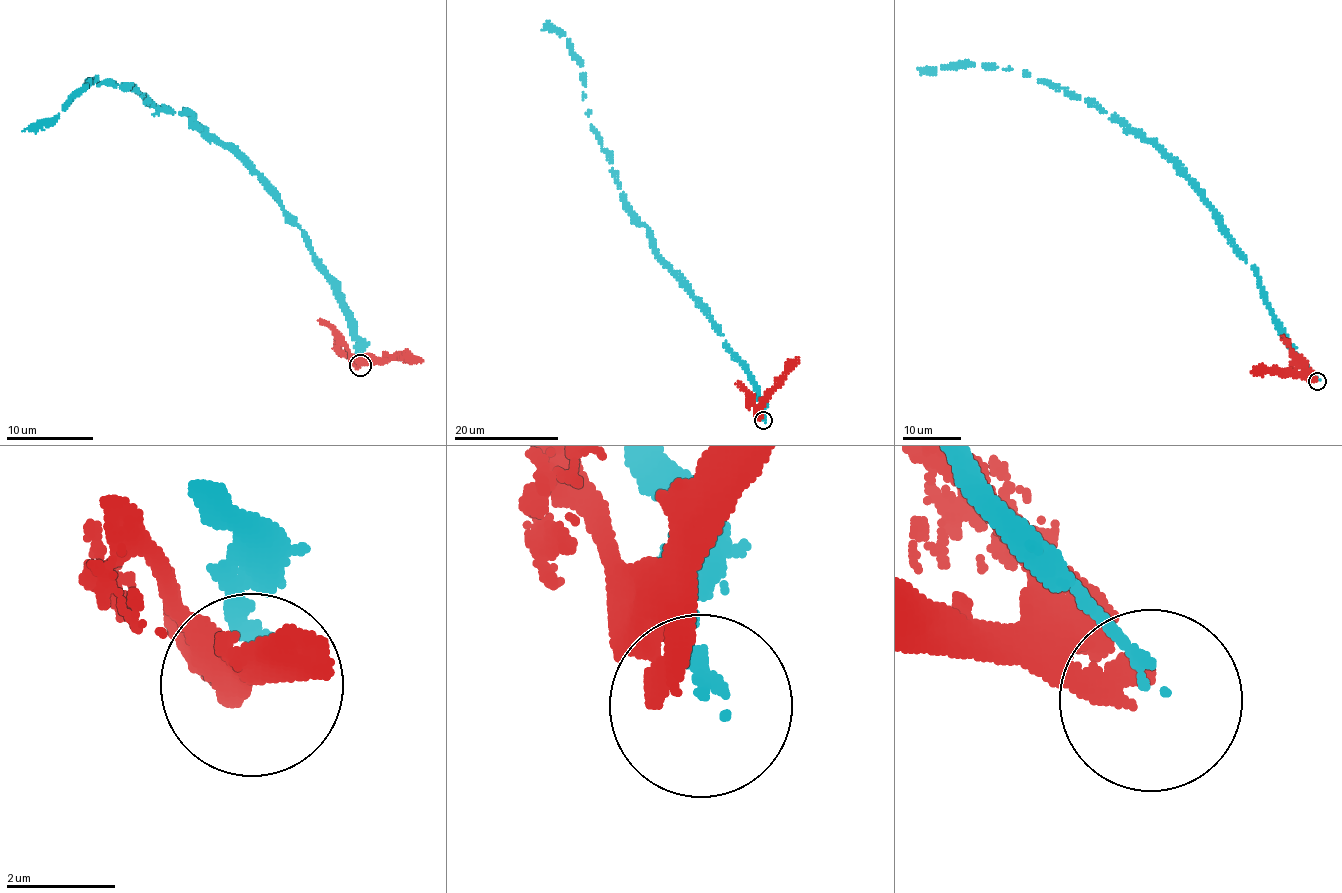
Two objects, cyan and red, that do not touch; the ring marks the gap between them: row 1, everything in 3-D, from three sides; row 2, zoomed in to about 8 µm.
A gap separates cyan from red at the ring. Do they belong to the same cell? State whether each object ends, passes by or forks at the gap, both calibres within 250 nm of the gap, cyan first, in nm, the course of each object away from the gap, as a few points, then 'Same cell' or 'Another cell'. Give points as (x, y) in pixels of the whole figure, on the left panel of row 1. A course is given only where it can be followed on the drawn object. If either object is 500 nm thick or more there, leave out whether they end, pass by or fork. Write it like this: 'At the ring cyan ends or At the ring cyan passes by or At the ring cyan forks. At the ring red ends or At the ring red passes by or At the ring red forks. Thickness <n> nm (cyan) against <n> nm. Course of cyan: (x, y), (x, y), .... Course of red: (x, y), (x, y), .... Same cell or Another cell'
At the ring cyan ends. At the ring red passes by. Thickness 110 nm (cyan) against 320 nm. Course of cyan: (360, 363), (356, 323), (306, 232), (195, 119), (93, 78), (22, 131). Course of red: (357, 367), (378, 364), (389, 356), (421, 360). Another cell

